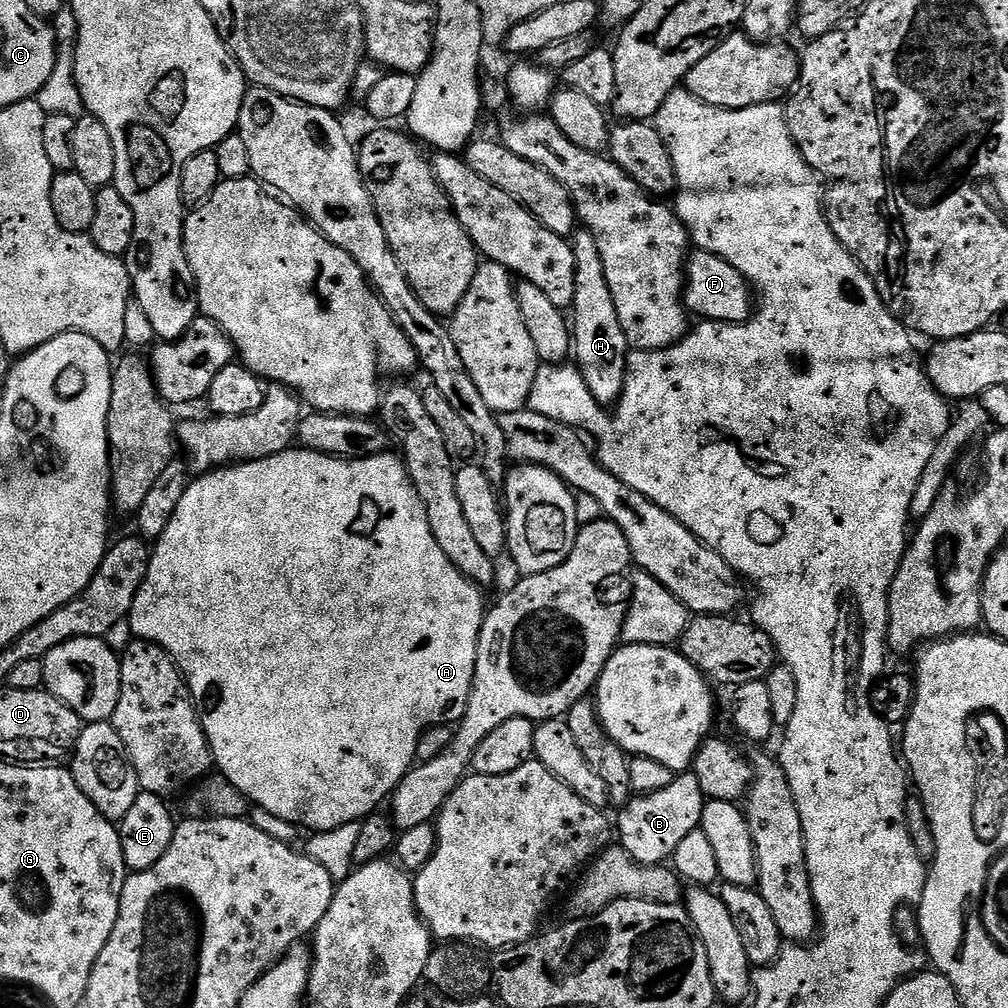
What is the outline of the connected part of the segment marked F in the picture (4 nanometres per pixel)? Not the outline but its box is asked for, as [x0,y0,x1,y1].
[684,251,754,324]

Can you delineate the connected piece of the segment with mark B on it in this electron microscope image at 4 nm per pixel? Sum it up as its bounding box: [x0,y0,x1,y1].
[614,774,706,864]

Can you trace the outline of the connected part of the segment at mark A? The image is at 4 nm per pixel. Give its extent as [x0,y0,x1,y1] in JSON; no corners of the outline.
[126,446,486,832]

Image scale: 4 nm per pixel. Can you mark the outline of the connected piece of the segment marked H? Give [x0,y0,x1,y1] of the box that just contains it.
[570,230,628,405]

